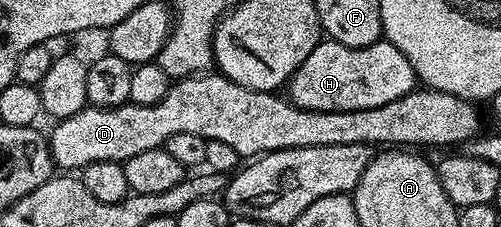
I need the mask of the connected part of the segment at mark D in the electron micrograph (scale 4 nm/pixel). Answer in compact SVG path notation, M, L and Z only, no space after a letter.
M212 71L213 73L201 73L190 75L174 80L170 84L167 95L163 95L163 99L159 99L159 103L154 105L135 105L126 103L117 105L114 109L99 109L96 107L86 107L80 109L75 115L70 117L62 117L56 122L57 125L53 129L53 134L48 134L47 140L49 143L49 154L53 157L54 166L61 171L80 171L86 165L95 163L96 161L120 161L125 162L131 159L131 155L140 155L143 151L151 151L152 149L160 149L164 146L167 139L171 139L171 135L179 135L179 131L188 131L191 135L199 135L204 137L206 141L218 141L219 143L228 143L230 147L235 147L238 158L241 159L256 159L263 153L274 153L280 149L298 149L299 147L343 147L351 143L359 143L360 145L371 145L374 147L421 147L417 145L457 145L457 147L464 146L465 142L473 139L482 132L481 117L477 114L478 106L472 101L464 101L455 95L447 95L440 93L438 89L431 89L428 87L418 87L412 93L403 95L399 99L391 99L391 103L383 103L383 107L367 107L363 111L307 111L299 108L298 105L293 104L284 96L278 95L276 92L264 93L263 91L255 91L243 87L239 83L235 83L231 79L222 77L220 72Z

